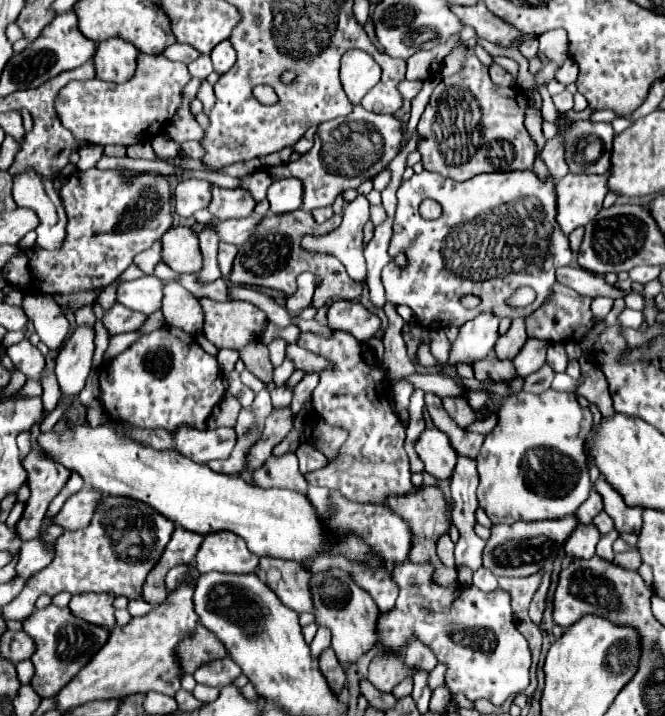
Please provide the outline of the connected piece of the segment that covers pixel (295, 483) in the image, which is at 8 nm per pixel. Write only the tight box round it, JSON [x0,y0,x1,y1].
[252,452,308,492]

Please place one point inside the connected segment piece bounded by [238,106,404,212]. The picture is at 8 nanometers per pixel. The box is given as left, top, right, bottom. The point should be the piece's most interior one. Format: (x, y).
(349, 150)

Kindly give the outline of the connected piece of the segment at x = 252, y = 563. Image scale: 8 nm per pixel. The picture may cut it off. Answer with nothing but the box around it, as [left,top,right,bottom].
[196,532,258,574]

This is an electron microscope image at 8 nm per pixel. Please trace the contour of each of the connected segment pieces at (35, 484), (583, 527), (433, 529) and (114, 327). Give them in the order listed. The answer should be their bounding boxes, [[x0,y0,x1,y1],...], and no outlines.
[[14,411,70,542],[564,524,600,558],[384,486,457,586],[102,302,146,334]]

